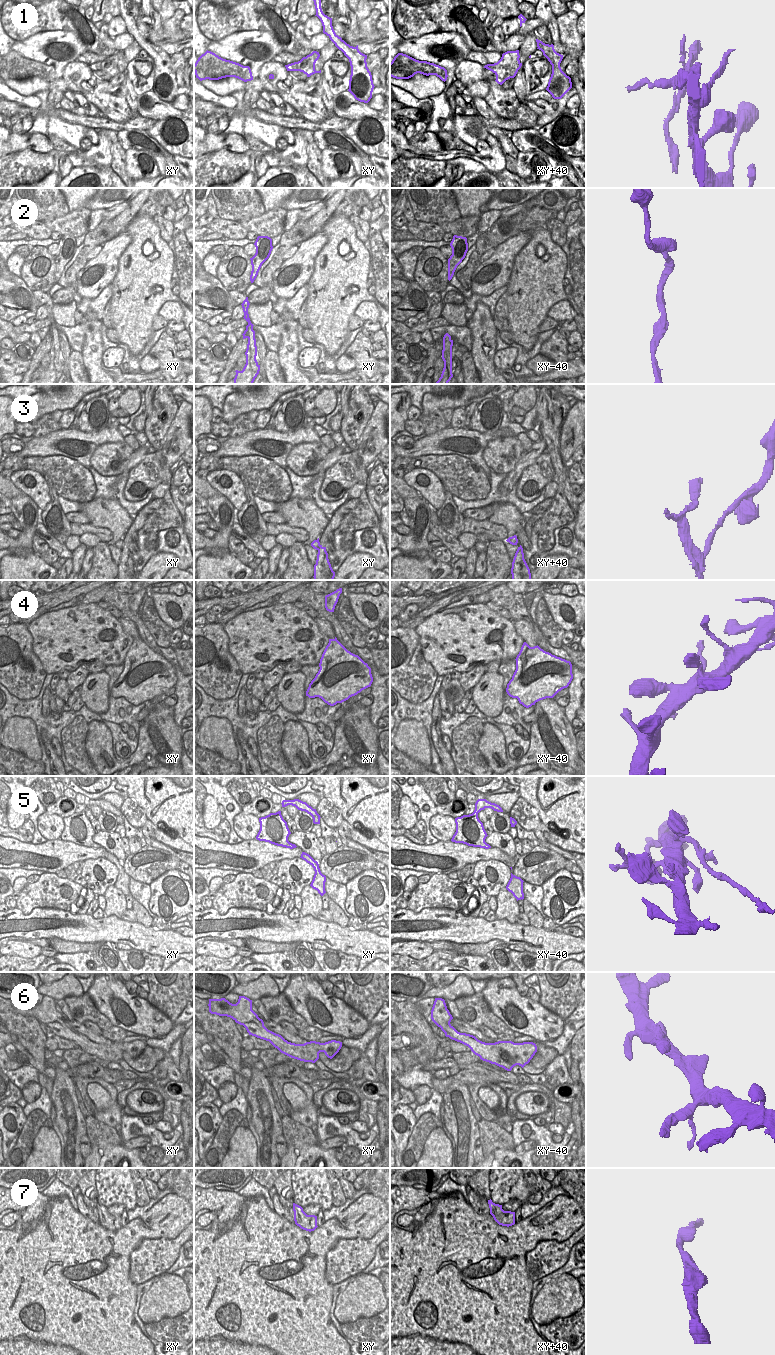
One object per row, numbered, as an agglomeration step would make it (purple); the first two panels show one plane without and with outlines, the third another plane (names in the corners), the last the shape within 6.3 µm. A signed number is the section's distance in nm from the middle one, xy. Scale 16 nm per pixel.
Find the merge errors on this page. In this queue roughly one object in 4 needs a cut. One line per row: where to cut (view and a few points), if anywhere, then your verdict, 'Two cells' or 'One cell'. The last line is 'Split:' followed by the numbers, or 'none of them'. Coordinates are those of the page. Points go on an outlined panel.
1: No split. One cell
2: No split. One cell
3: No split. One cell
4: No split. One cell
5: Split along xy (312, 816), (319, 819). Two cells
6: No split. One cell
7: No split. One cell
Split: 5

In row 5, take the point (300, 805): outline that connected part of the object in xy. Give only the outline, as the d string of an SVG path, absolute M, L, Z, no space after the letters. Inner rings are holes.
M299 799L283 800L281 804L282 804L282 807L286 807L288 805L295 806L298 810L305 811L308 814L310 814L312 817L316 817L319 819L321 818L320 815L317 813L316 809L313 809L306 802L303 802Z

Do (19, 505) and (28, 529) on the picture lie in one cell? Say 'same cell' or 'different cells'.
same cell

